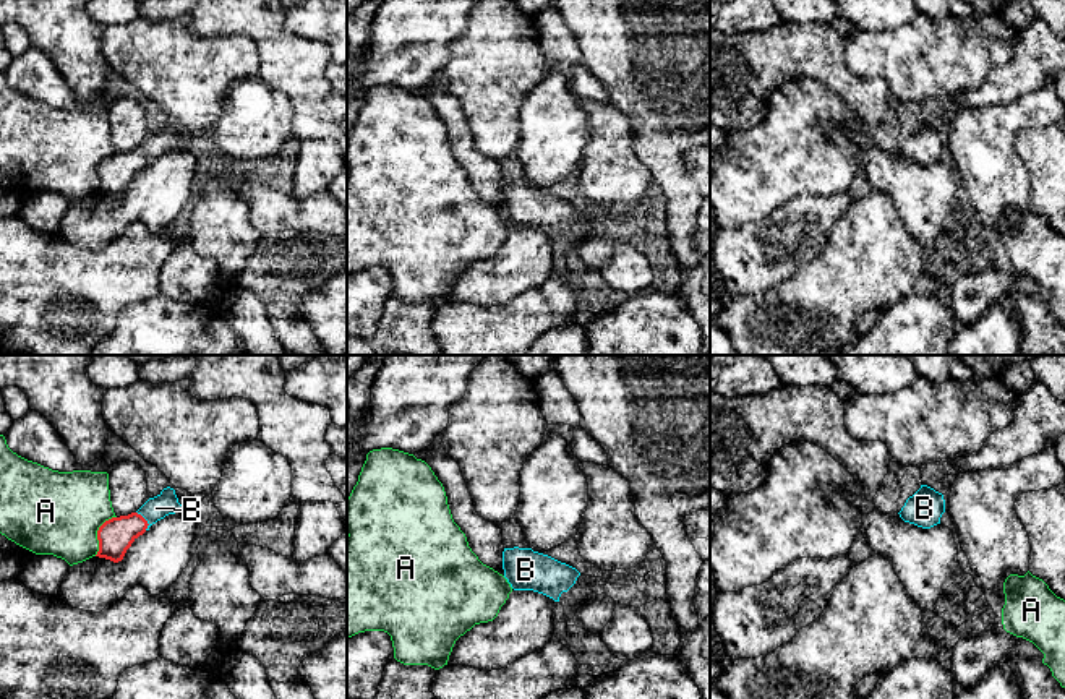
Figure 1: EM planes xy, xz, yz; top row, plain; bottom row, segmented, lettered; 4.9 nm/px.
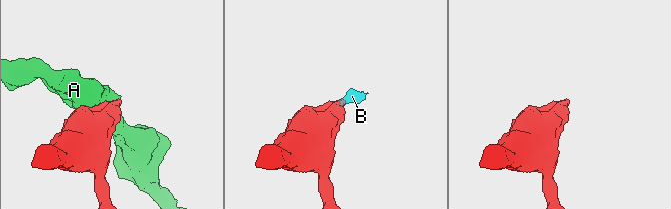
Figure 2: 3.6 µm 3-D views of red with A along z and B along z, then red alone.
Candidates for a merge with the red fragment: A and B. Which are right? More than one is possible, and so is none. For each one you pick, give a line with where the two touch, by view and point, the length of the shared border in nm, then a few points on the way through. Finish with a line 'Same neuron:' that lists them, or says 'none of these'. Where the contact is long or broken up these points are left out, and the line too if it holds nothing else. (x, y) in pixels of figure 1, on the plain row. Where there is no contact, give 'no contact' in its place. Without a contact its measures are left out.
B: xy (146, 158) | 110 nm | across xy (115, 172), (146, 158), (156, 145)
Same neuron: B

